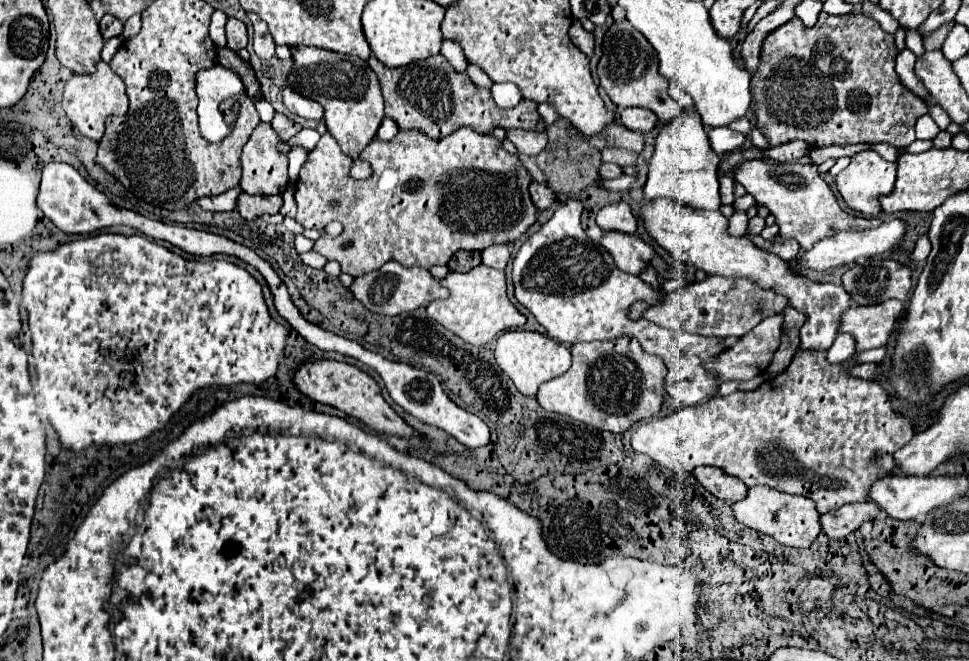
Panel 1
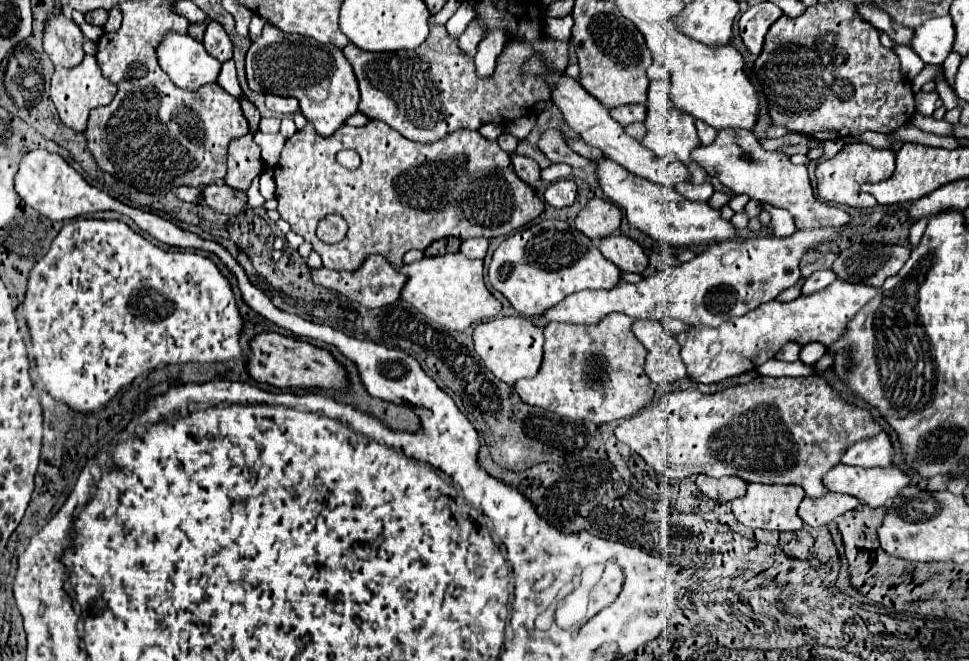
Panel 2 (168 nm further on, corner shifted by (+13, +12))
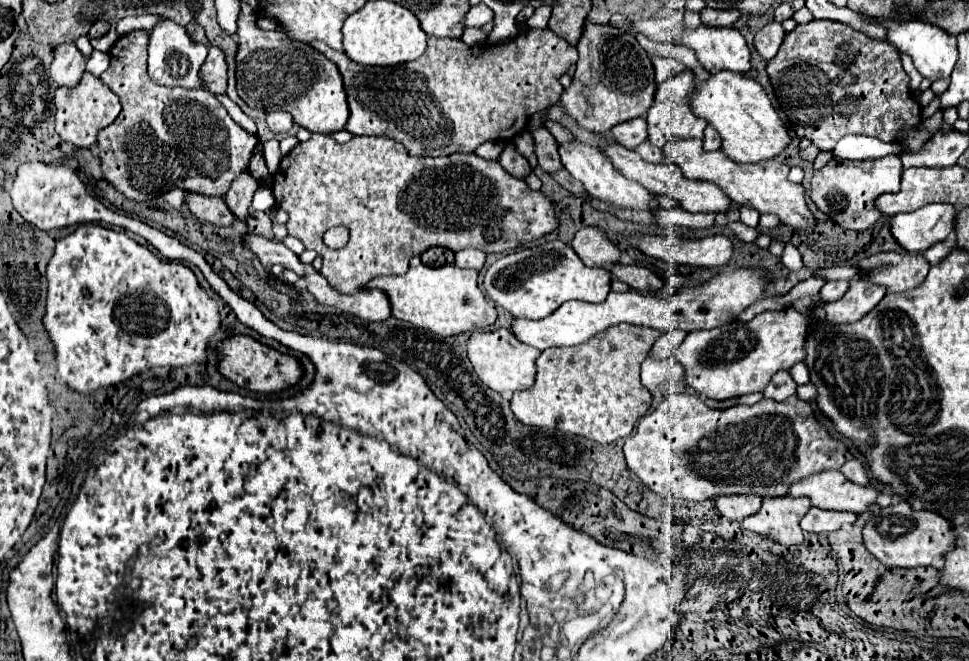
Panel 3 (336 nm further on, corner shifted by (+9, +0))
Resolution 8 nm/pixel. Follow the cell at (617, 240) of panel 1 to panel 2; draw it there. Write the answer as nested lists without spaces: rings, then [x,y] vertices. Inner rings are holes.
[[[624,234],[608,236],[608,238],[600,240],[600,252],[604,254],[604,258],[608,258],[612,264],[616,264],[620,268],[620,272],[642,274],[648,266],[648,256],[640,248],[640,244]]]

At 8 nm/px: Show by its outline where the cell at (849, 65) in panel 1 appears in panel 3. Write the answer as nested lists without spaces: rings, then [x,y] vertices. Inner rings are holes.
[[[812,20],[808,24],[798,24],[786,34],[778,54],[766,64],[766,72],[776,100],[796,130],[796,136],[810,140],[818,150],[834,150],[836,142],[846,134],[864,134],[882,142],[898,142],[904,128],[920,126],[922,122],[922,106],[910,92],[910,76],[902,68],[898,50],[892,44],[872,40],[840,22]]]

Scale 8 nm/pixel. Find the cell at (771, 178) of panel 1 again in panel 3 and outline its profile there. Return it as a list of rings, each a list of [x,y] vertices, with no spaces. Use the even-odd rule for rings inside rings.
[[[674,138],[666,148],[666,156],[676,162],[684,176],[694,180],[706,180],[718,184],[720,190],[726,192],[726,196],[738,204],[738,206],[750,206],[758,210],[760,214],[772,212],[780,218],[782,224],[788,224],[798,230],[810,230],[816,228],[816,218],[812,216],[806,200],[804,200],[804,186],[788,182],[788,166],[778,162],[776,158],[764,160],[760,164],[736,164],[728,160],[720,150],[716,152],[704,152],[702,140],[696,138]]]

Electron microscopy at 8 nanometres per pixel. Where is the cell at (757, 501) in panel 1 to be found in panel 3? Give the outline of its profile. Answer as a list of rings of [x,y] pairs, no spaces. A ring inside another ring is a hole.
[[[764,498],[760,512],[746,516],[740,524],[746,530],[772,538],[784,546],[802,544],[804,532],[800,528],[800,520],[808,512],[808,508],[808,498]]]

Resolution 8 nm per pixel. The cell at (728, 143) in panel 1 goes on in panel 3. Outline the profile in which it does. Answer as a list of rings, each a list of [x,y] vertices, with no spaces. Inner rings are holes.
[[[706,126],[706,130],[704,130],[704,150],[706,152],[720,150],[720,136],[712,126]]]

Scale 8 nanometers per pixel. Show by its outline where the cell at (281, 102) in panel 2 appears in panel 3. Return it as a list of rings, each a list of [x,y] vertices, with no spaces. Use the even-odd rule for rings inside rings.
[[[270,112],[266,118],[266,124],[272,132],[286,134],[294,126],[294,120],[292,120],[292,116],[288,116],[288,112]]]

